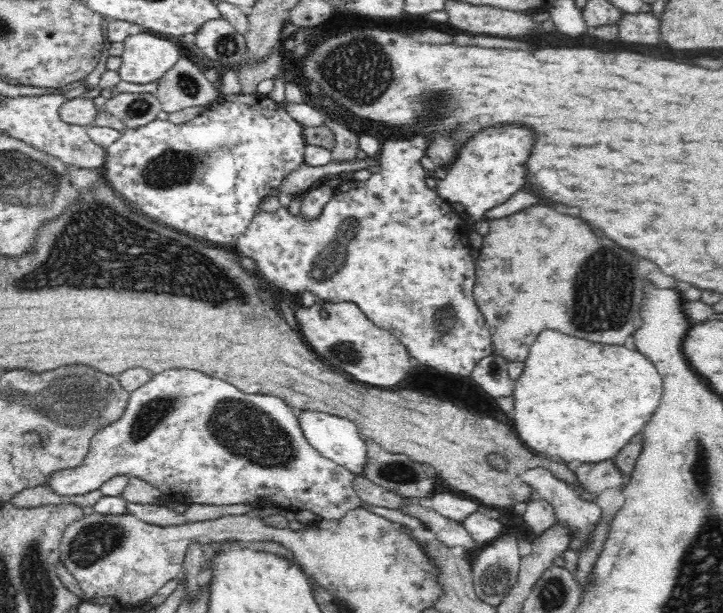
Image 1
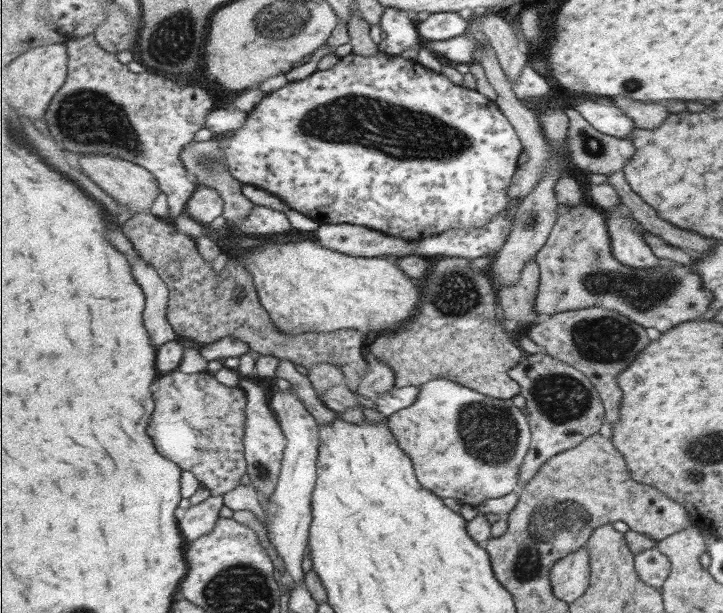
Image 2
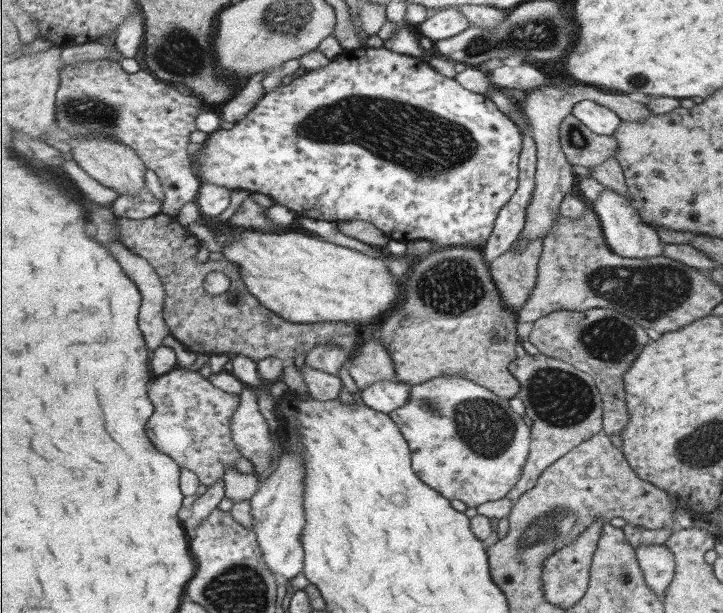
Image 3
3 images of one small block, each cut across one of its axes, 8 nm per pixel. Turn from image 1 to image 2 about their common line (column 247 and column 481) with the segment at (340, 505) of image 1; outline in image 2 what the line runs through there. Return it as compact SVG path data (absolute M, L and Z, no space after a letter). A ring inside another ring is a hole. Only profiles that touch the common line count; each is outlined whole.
M438 378L422 384L418 400L386 421L403 451L414 462L419 482L441 498L456 498L477 508L486 500L503 498L520 490L522 466L531 449L532 431L530 419L515 406L513 399L493 398L461 382Z

